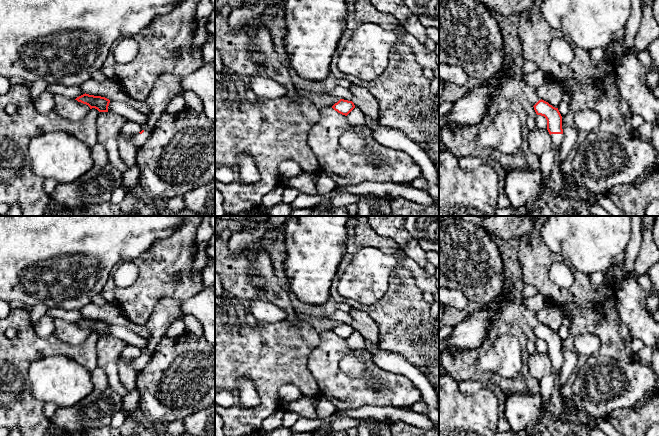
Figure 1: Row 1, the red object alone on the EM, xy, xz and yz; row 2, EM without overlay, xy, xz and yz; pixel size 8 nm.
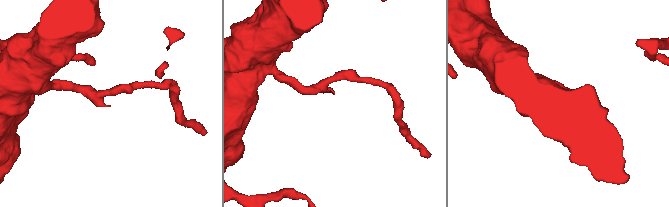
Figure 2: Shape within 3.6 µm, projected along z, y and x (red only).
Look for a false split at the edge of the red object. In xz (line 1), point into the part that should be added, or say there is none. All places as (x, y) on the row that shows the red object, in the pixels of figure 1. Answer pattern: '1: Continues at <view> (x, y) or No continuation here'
1: No continuation here

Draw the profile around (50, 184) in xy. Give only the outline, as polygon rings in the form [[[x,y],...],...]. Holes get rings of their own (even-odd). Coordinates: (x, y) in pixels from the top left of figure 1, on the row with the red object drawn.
[[[47,178],[45,179],[45,182],[44,182],[44,190],[48,194],[51,194],[54,191],[54,189],[57,187],[57,185],[58,185],[57,181],[51,178]]]

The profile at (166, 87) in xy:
[[[163,74],[155,81],[149,95],[143,101],[151,107],[151,112],[145,115],[146,124],[143,129],[154,129],[157,121],[166,111],[166,107],[176,95],[182,95],[184,89],[181,84],[182,77]]]

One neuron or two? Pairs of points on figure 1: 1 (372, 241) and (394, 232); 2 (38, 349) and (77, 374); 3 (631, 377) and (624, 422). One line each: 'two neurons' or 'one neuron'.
1: two neurons
2: two neurons
3: two neurons

